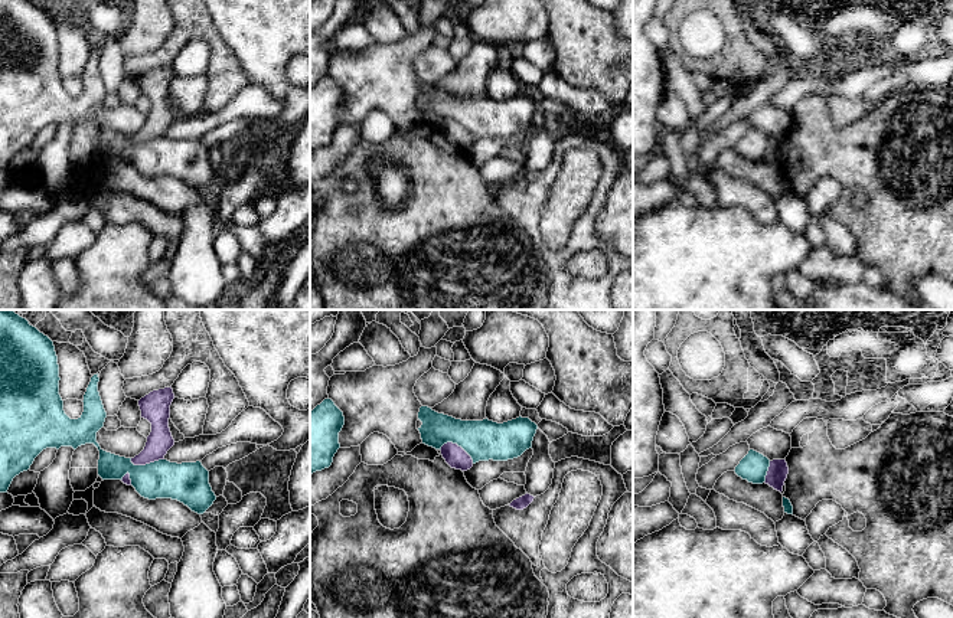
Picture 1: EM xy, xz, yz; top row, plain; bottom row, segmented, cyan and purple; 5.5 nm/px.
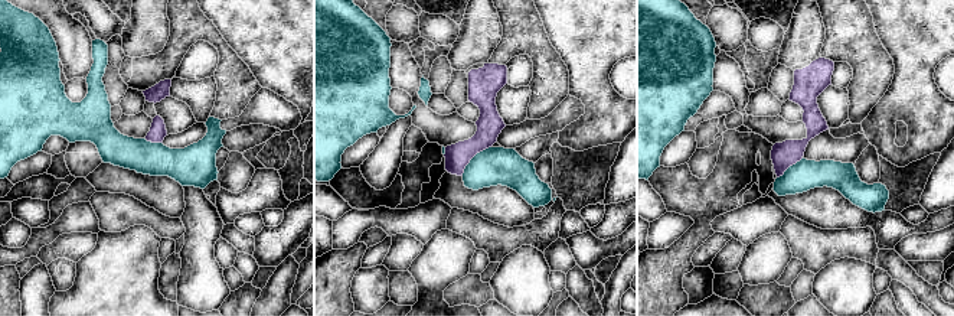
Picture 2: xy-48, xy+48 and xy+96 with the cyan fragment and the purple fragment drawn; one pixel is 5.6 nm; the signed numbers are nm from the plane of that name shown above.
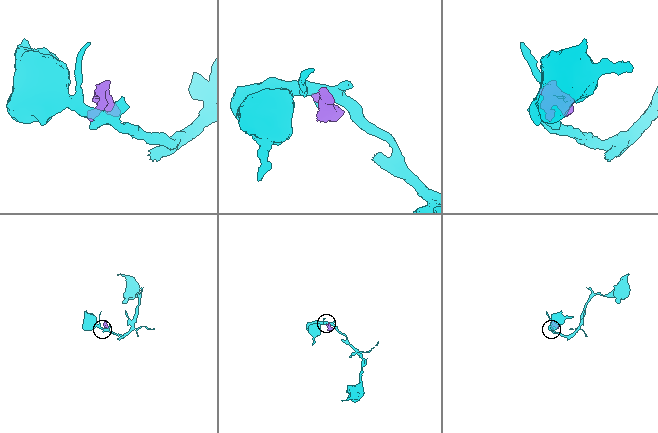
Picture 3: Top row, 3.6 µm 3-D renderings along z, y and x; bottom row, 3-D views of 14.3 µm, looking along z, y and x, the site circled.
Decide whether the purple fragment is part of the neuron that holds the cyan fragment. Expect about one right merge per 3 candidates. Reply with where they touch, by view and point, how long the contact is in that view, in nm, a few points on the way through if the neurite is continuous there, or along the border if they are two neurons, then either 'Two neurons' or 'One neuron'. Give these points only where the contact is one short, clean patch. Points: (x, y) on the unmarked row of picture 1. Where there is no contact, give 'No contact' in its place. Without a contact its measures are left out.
Touches cyan at xz (459, 123). Shared border 220 nm. Boundary: xz (440, 124), (447, 120), (456, 120), (473, 140). Two neurons

